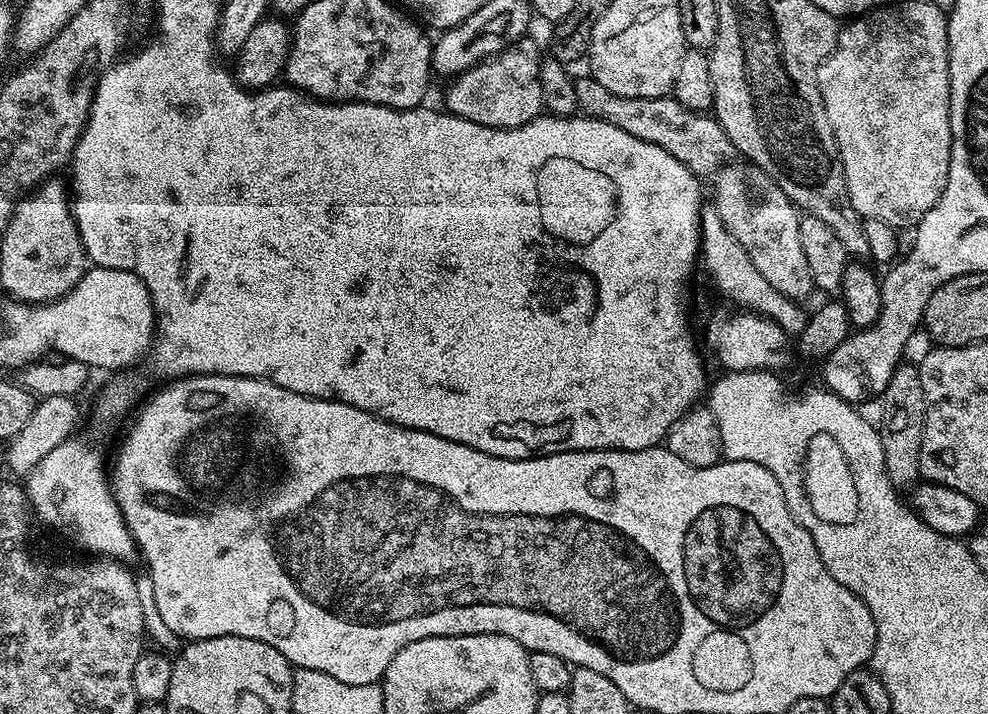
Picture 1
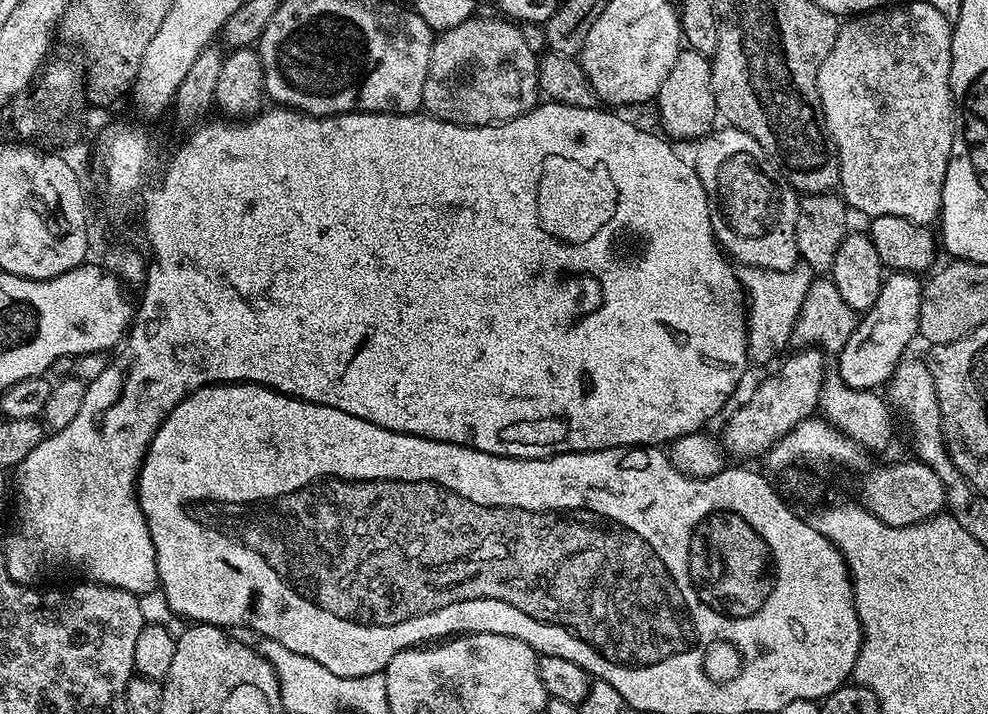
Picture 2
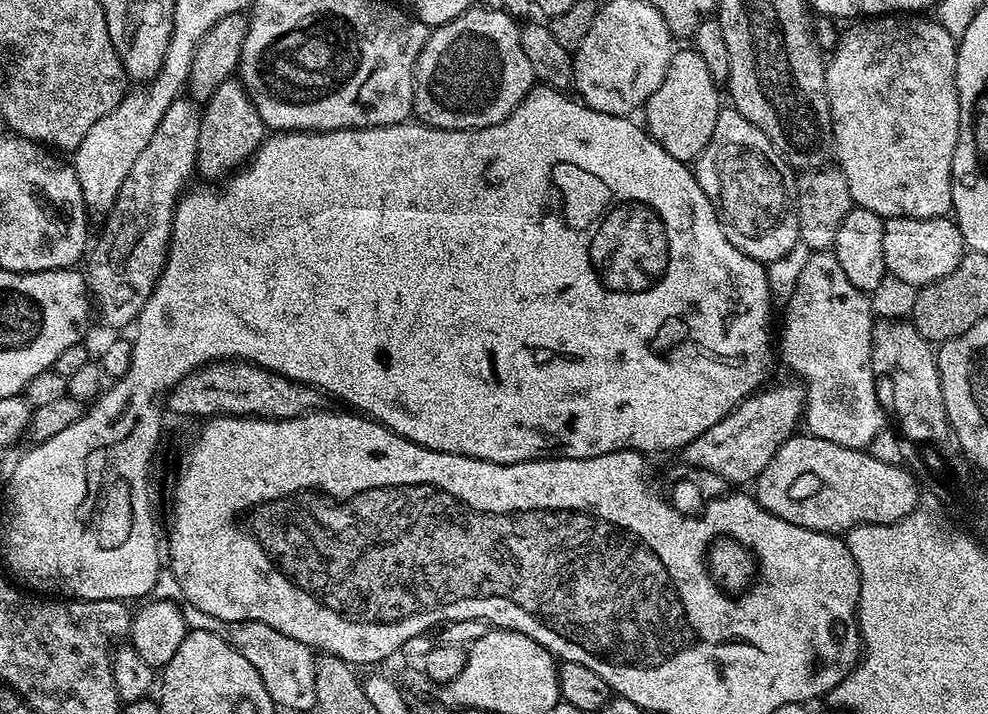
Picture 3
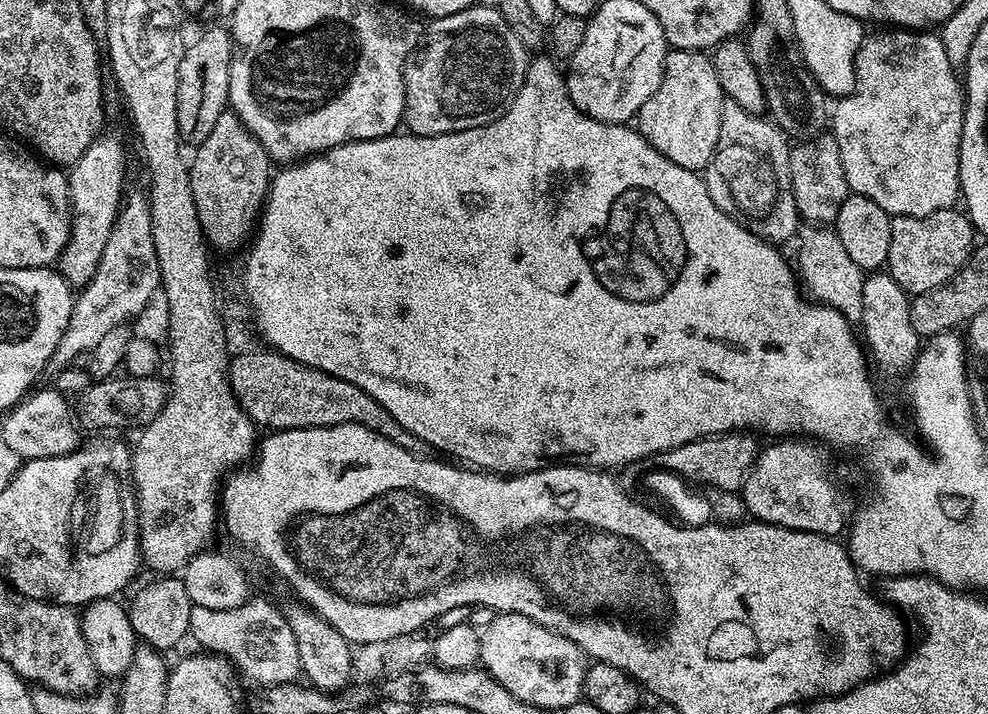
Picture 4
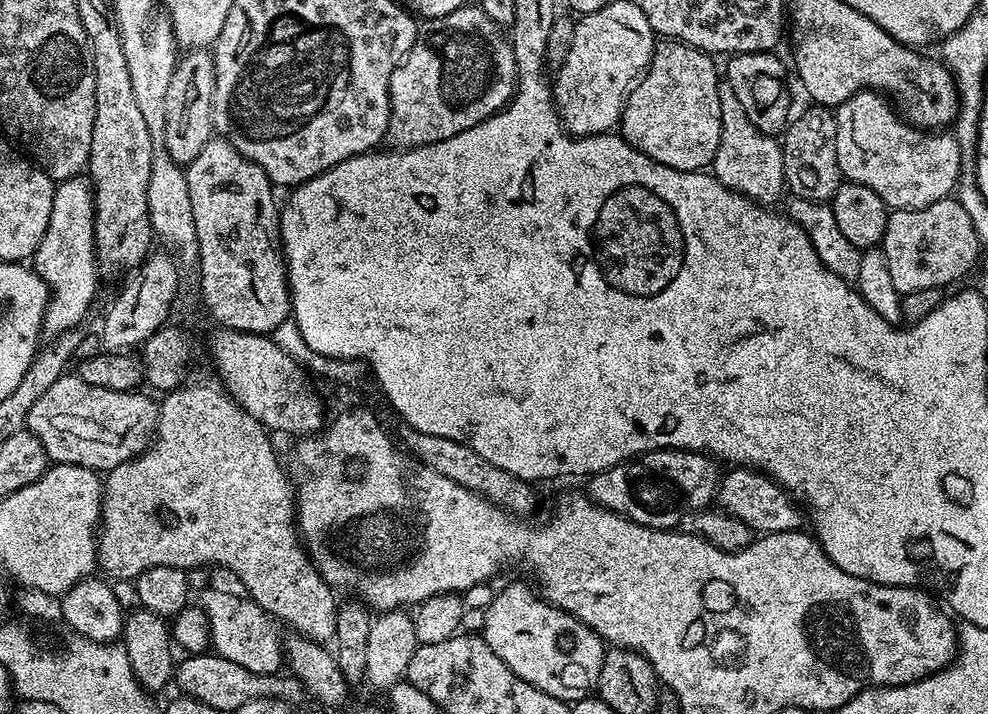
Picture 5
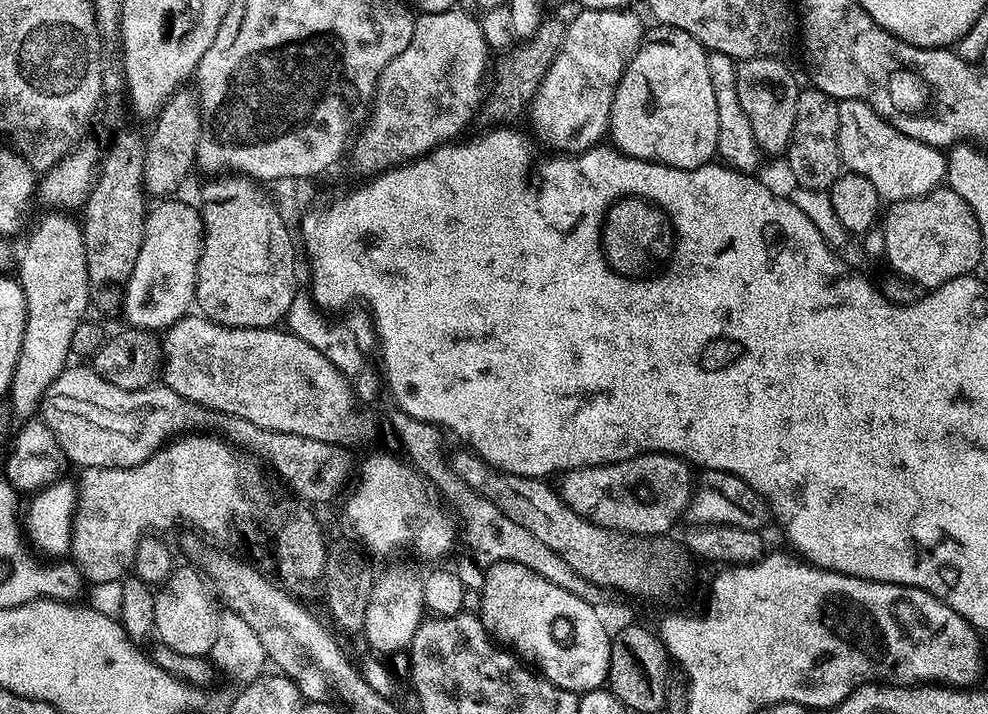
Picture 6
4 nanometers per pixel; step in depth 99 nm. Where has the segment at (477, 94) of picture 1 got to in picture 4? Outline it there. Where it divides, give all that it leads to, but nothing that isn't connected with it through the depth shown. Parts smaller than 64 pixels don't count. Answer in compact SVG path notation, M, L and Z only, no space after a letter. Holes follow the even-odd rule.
M473 6L458 14L431 21L432 29L423 33L415 52L404 67L404 120L414 136L437 136L458 130L470 130L497 120L518 94L528 72L529 49L522 46L518 34L506 26L499 7Z

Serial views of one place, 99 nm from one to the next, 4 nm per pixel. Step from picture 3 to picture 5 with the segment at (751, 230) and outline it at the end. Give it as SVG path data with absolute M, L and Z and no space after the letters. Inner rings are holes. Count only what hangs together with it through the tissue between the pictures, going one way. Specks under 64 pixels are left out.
M727 82L720 84L718 90L718 106L722 110L722 134L718 142L716 156L710 168L717 180L730 190L741 192L757 204L775 205L780 195L785 195L784 183L784 150L781 141L775 136L768 136L750 118L746 118L746 110L742 110L742 102L738 102L734 90Z

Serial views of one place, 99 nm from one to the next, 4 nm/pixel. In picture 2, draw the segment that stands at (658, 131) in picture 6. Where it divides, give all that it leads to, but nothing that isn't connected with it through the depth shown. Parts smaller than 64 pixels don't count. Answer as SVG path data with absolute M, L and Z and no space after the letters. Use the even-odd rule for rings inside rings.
M689 47L680 51L674 66L670 66L670 74L666 74L666 82L662 82L658 90L654 107L660 111L660 124L664 127L663 135L673 141L696 142L713 131L718 120L718 113L712 89L711 59Z

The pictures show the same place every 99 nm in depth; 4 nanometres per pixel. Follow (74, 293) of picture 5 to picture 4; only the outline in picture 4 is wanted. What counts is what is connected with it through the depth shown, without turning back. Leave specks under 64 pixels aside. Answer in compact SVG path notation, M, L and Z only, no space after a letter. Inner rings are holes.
M97 135L82 158L78 158L78 162L71 165L67 173L68 200L72 203L72 229L60 254L58 271L72 286L83 286L90 282L102 258L102 250L106 250L106 242L110 242L112 227L126 192L124 144L116 136L104 135Z

